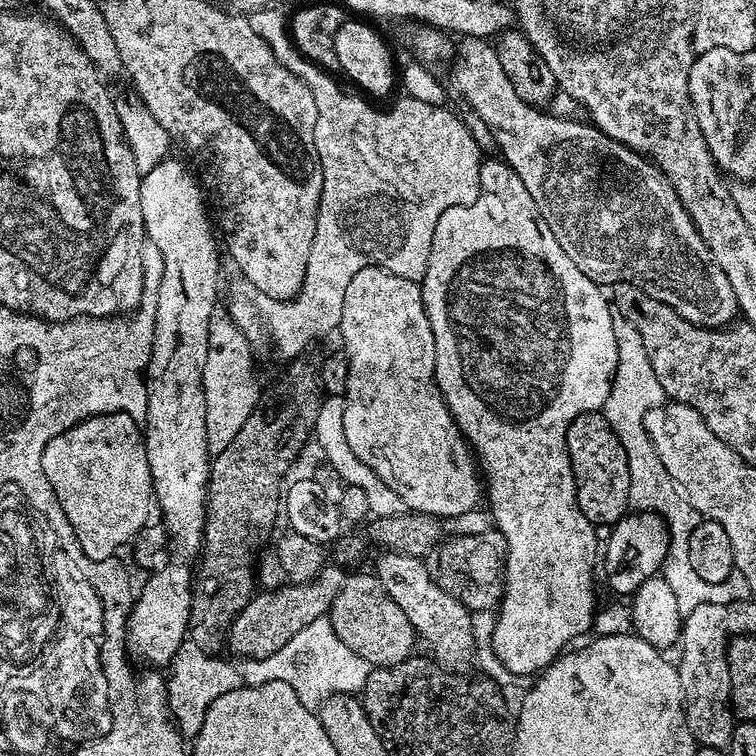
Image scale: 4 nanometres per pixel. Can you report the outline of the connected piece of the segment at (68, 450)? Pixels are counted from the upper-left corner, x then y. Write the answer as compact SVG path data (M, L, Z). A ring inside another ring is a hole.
M106 412L102 416L91 416L88 420L82 421L80 424L74 425L74 427L71 428L68 432L63 432L62 434L58 434L54 438L50 438L50 442L46 446L46 450L42 450L42 472L44 474L44 481L48 483L49 486L54 490L54 494L56 495L56 500L60 504L60 512L62 513L67 527L70 529L72 527L72 532L74 535L76 535L75 543L78 545L78 547L81 548L84 552L84 556L86 558L90 558L91 560L99 560L101 562L108 562L113 559L112 556L115 554L116 551L119 550L120 547L131 545L132 541L134 540L135 536L138 534L140 530L142 530L144 524L149 523L150 517L152 515L151 512L154 512L154 493L152 491L152 475L150 474L150 466L148 465L148 459L146 458L146 450L144 449L144 433L142 431L141 425L138 425L134 422L134 418L130 418L130 414L126 414L125 412Z

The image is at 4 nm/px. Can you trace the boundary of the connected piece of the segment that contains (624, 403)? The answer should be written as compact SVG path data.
M613 315L612 321L614 322L614 338L618 342L618 366L612 379L612 389L606 398L602 411L606 422L610 422L614 434L618 434L618 442L622 442L622 450L626 450L626 462L630 462L629 505L638 512L658 513L664 519L664 523L668 525L668 556L664 559L662 575L666 582L670 582L670 590L674 590L674 598L678 598L681 613L687 614L690 610L694 610L696 600L704 600L704 596L708 596L708 592L712 592L712 588L704 588L704 584L700 584L700 580L696 580L696 576L692 576L692 572L688 572L690 564L690 542L688 539L690 534L694 534L694 526L700 524L702 517L699 512L694 510L694 506L686 499L684 493L680 491L676 481L670 478L666 466L662 466L662 458L658 458L658 454L644 429L644 415L652 408L661 407L665 403L666 397L658 378L654 378L650 358L646 358L646 346L642 346L642 337L638 335L638 330L634 330L634 326L625 316Z

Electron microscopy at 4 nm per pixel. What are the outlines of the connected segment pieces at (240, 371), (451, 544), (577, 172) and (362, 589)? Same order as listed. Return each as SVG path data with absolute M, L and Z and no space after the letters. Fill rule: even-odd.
M217 310L212 314L212 321L208 324L208 351L212 354L212 360L206 358L208 369L208 389L204 391L204 396L212 396L212 449L213 453L226 450L230 442L234 442L234 434L242 430L246 418L250 418L256 405L261 403L262 391L260 384L256 381L256 368L252 365L252 348L248 345L249 337L236 325L227 311Z
M493 530L473 536L449 535L439 545L439 552L440 557L434 563L434 575L446 594L461 600L471 613L499 609L504 598L504 560L508 557L506 538L501 532Z
M465 36L459 42L456 69L452 72L453 84L472 107L471 111L492 131L495 147L500 147L499 155L512 167L514 174L522 178L522 186L526 186L530 198L534 198L534 206L538 206L542 218L546 218L550 230L554 230L554 238L558 238L558 246L566 250L570 262L574 262L574 266L595 284L638 286L638 290L650 294L650 298L658 298L658 302L670 306L682 314L682 318L702 328L731 325L737 319L740 307L730 280L714 262L706 242L702 242L672 183L651 159L610 138L591 122L557 116L522 102L514 86L510 86L502 62L498 62L495 47L487 39Z
M371 571L349 575L348 580L338 590L338 596L330 606L326 617L330 631L361 655L366 662L377 668L389 668L413 655L418 635L412 629L410 618L402 614L402 606L386 594L386 586Z

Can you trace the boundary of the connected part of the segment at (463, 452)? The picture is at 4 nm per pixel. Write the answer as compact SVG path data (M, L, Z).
M385 268L358 270L358 274L354 274L354 278L350 278L350 286L346 286L346 298L342 302L342 318L338 325L338 336L339 332L341 338L344 339L342 352L348 360L348 388L343 394L342 426L346 430L346 442L350 442L350 450L354 450L356 457L362 462L366 462L366 466L370 466L370 470L374 470L374 474L378 474L378 478L382 478L382 482L386 482L386 486L390 486L390 490L394 490L394 494L398 494L398 498L402 498L402 502L406 502L408 509L413 512L445 518L466 514L466 510L477 508L482 500L482 473L475 463L464 464L467 462L468 456L470 460L470 449L464 437L460 435L458 426L442 398L440 387L436 384L434 334L430 330L430 318L426 314L426 306L422 302L420 284L410 278L402 278L398 274L387 272Z

